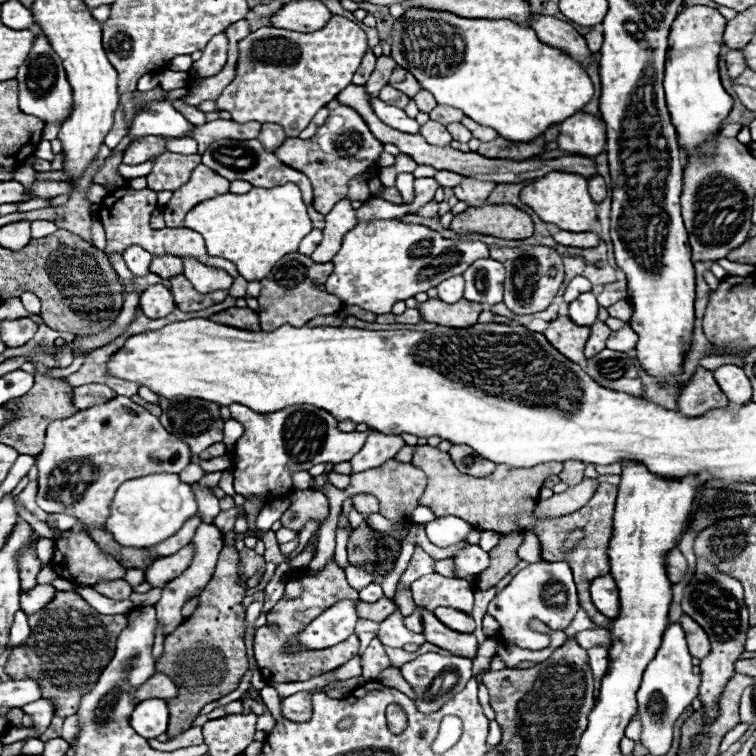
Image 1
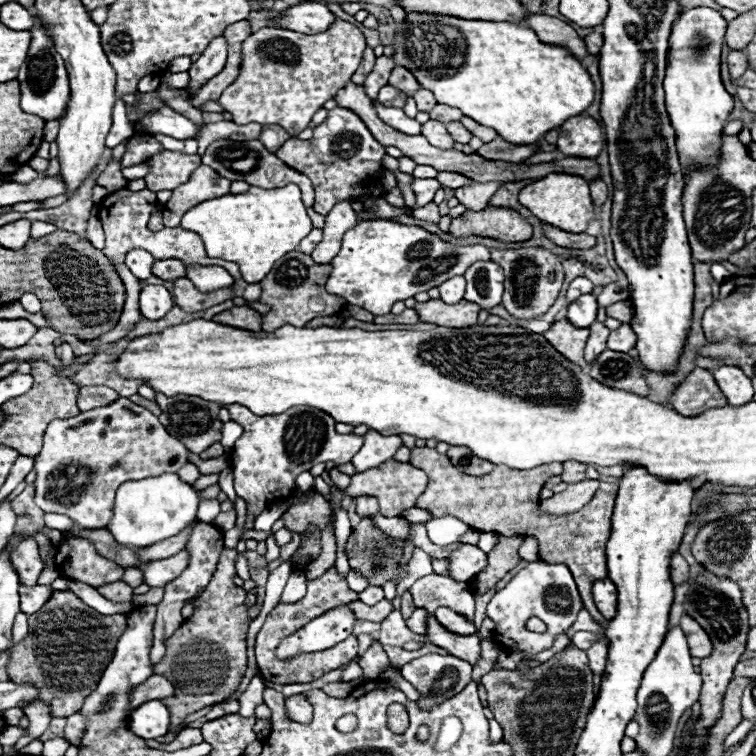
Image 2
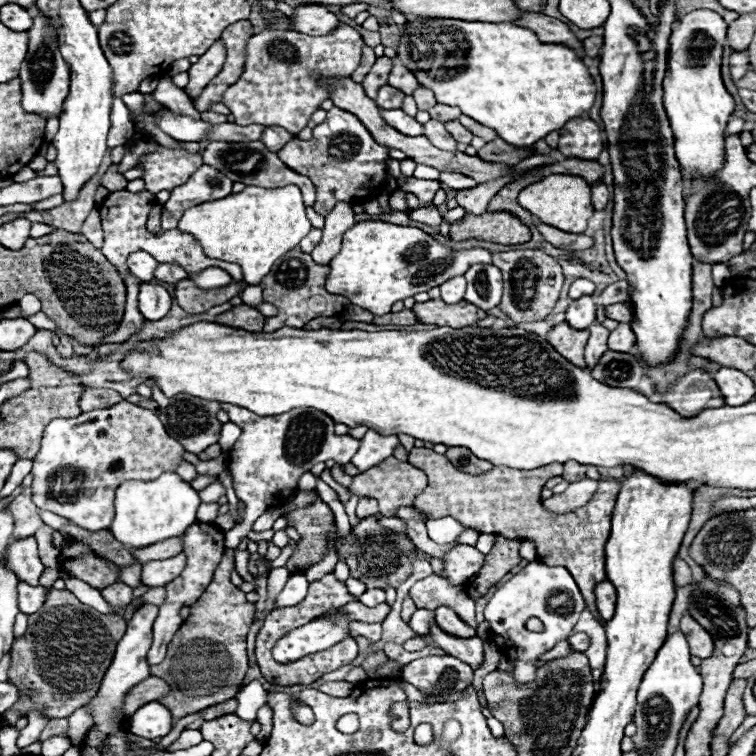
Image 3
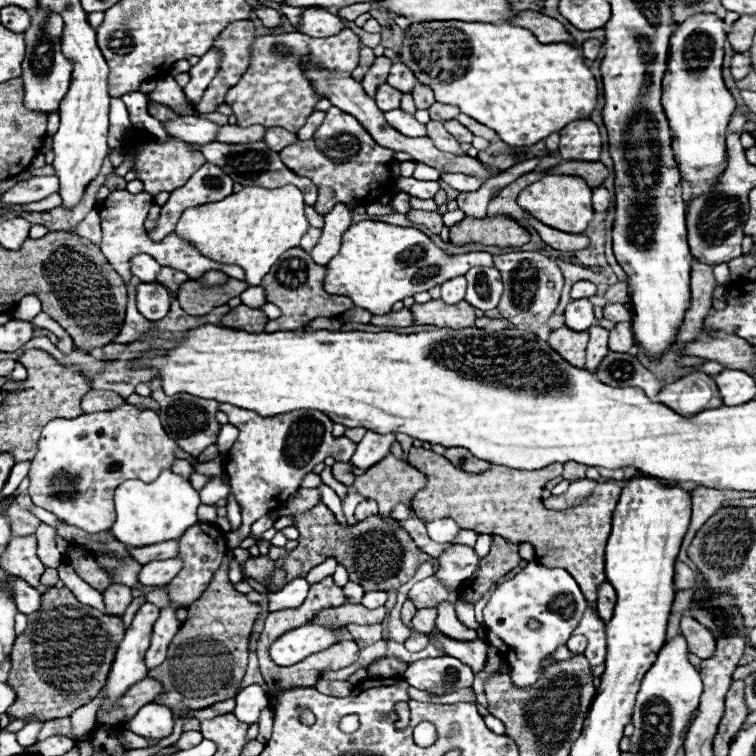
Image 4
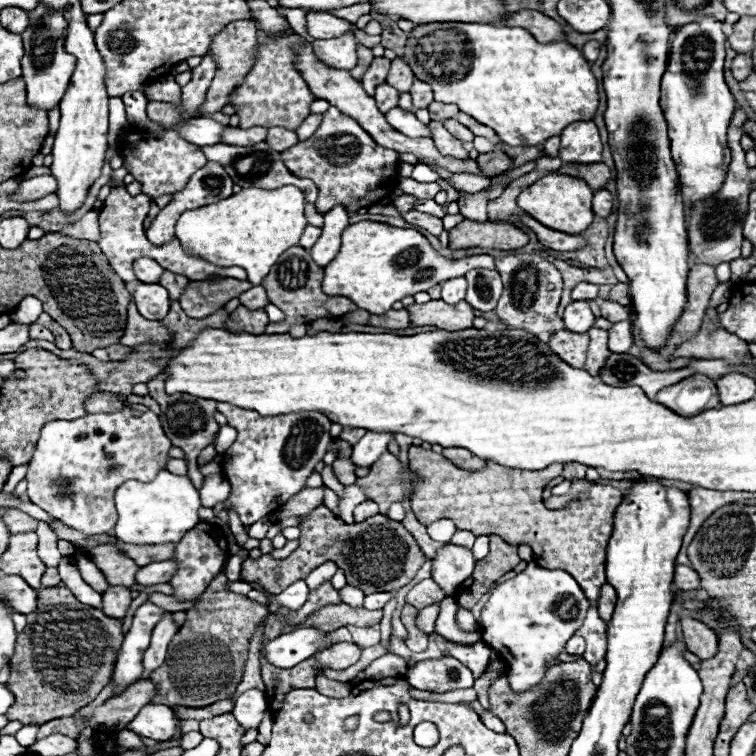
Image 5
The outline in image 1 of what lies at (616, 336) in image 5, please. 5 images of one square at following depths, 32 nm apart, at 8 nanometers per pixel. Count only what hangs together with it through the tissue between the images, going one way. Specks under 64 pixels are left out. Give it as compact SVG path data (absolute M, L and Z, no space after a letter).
M624 326L616 332L612 332L612 336L608 338L608 346L610 350L614 352L630 352L636 348L636 342L638 342L638 336L636 332L630 328L630 326Z

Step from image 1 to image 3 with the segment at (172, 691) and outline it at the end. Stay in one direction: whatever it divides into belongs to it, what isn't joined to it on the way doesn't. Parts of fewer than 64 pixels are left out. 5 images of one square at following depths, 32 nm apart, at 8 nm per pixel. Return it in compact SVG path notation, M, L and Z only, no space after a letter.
M150 676L148 680L136 684L128 696L126 696L126 704L124 704L124 718L130 718L142 704L150 702L150 700L158 700L160 696L166 696L168 692L172 692L168 688L168 682L166 680L160 680L156 676Z

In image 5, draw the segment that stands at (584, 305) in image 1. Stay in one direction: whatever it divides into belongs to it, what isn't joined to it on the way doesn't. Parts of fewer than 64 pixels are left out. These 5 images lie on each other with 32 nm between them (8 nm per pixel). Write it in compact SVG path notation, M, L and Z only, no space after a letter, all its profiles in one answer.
M576 300L568 304L562 318L564 318L564 326L572 332L588 332L596 322L588 300Z

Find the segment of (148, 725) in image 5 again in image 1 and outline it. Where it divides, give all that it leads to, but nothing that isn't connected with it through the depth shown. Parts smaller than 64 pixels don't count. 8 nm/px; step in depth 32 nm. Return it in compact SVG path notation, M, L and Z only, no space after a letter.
M162 698L142 700L130 718L130 726L144 738L158 738L168 728L168 708Z

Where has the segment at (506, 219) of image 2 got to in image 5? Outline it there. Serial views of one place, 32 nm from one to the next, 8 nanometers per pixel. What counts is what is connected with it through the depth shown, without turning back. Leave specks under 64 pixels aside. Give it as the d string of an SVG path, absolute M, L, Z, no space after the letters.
M462 220L450 230L450 248L498 248L516 250L528 244L528 234L510 222Z

